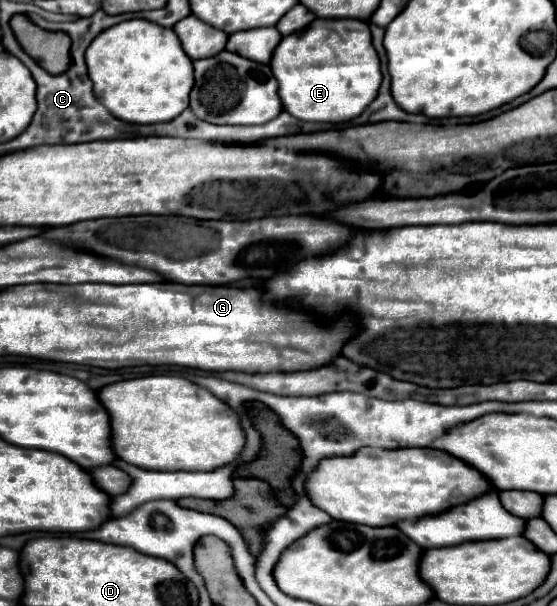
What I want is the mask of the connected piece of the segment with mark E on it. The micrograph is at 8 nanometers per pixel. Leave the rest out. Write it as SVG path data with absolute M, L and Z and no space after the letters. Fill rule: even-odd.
M314 19L308 29L282 37L280 47L276 47L272 55L270 67L276 75L284 109L292 117L312 123L340 123L358 117L374 101L382 81L380 61L372 47L370 27L360 19Z

